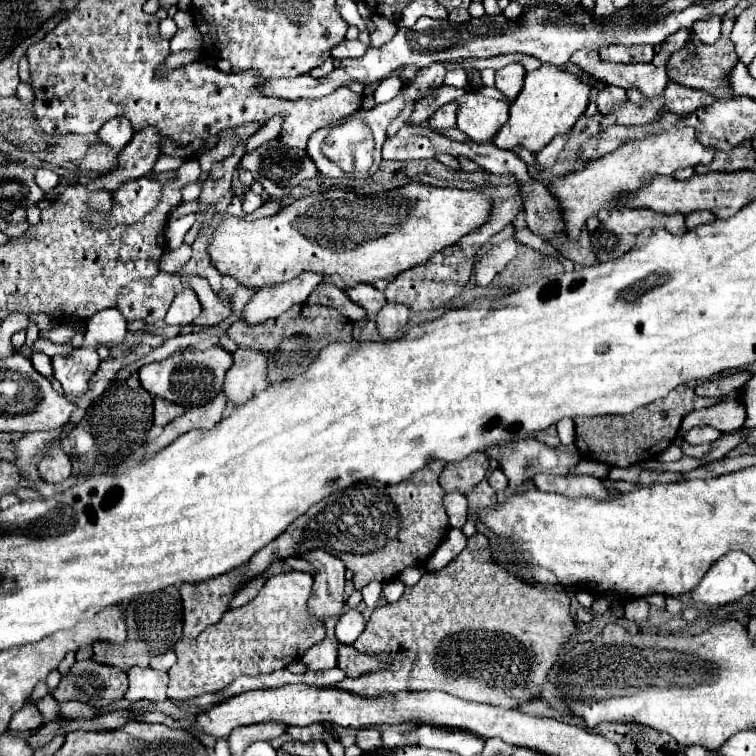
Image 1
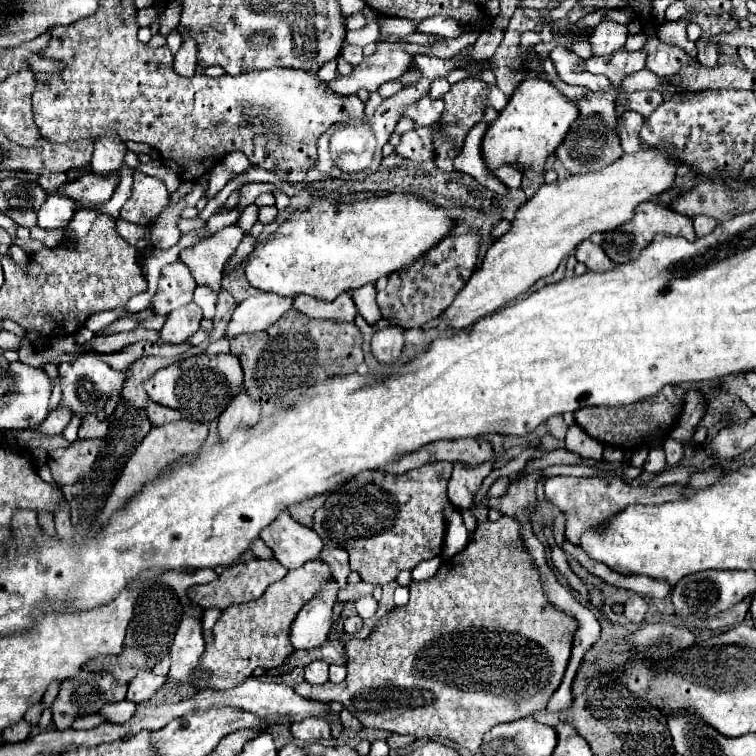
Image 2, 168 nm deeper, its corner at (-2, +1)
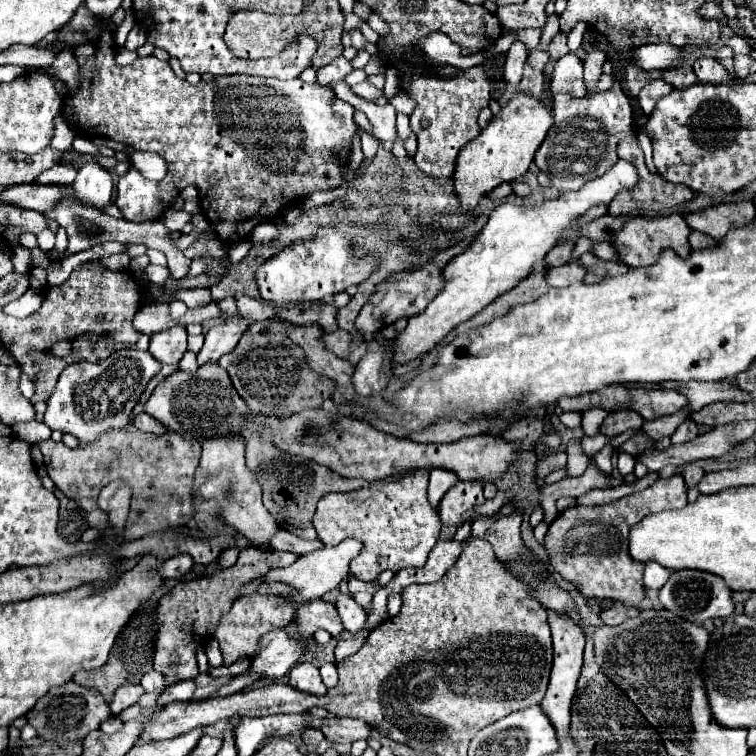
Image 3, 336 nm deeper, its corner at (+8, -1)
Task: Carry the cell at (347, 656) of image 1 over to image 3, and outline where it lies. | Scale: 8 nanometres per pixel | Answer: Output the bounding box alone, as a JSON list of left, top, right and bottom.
[216,675,258,697]

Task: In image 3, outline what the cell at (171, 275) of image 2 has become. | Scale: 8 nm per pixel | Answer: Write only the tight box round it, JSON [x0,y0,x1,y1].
[144,265,170,285]

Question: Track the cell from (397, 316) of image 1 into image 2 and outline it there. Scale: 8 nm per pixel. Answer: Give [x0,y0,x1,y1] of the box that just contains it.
[372,323,404,363]

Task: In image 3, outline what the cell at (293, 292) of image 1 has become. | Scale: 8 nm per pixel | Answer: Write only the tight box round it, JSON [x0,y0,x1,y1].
[196,297,252,365]

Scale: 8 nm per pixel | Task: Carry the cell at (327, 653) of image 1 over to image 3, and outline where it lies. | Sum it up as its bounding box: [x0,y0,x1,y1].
[288,663,328,695]

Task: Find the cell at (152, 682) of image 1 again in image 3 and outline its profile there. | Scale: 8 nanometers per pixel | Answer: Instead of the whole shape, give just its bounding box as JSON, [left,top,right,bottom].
[110,685,144,715]

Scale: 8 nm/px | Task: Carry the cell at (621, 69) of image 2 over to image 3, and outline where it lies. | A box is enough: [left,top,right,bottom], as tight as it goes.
[550,53,584,97]

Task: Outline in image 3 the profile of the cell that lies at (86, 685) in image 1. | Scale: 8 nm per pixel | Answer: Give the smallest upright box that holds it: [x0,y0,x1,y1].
[26,681,112,745]

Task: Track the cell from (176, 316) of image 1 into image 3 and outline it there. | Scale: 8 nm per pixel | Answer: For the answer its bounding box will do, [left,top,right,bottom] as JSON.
[148,327,186,365]

